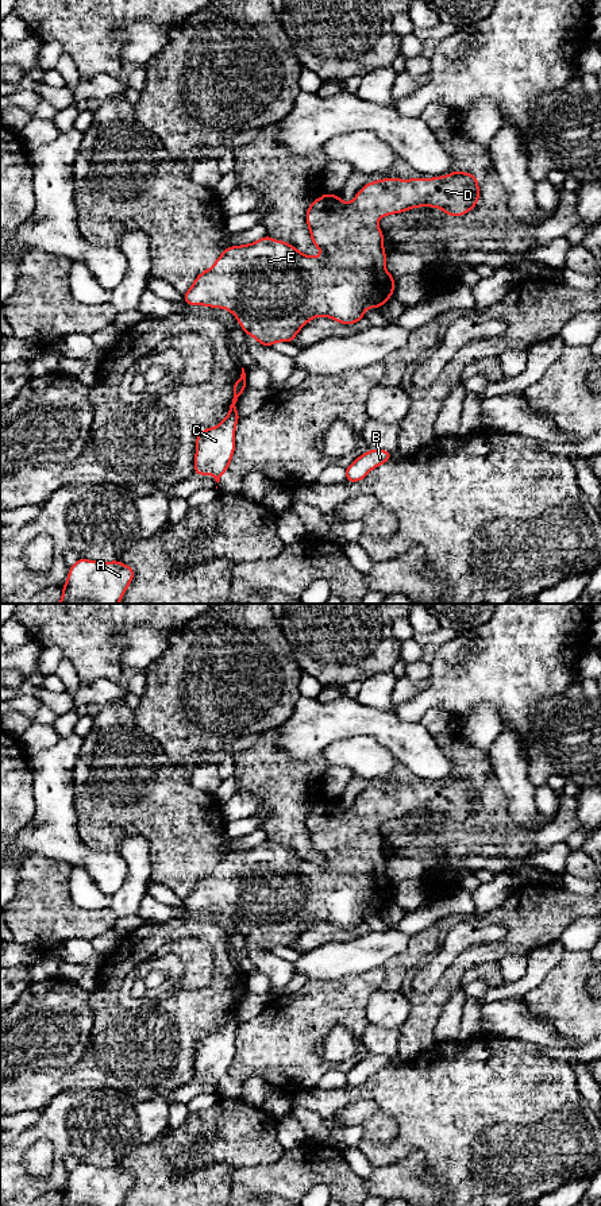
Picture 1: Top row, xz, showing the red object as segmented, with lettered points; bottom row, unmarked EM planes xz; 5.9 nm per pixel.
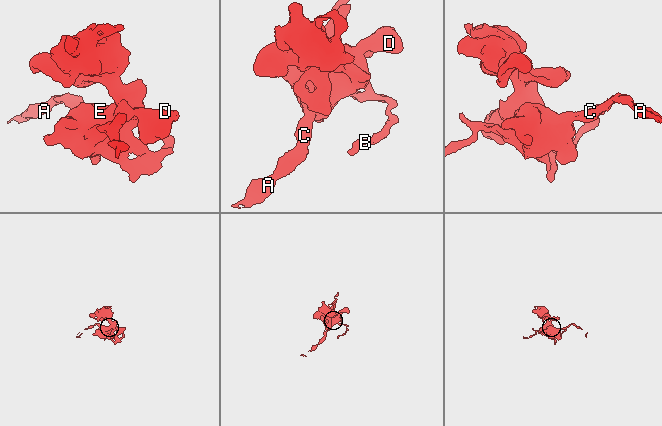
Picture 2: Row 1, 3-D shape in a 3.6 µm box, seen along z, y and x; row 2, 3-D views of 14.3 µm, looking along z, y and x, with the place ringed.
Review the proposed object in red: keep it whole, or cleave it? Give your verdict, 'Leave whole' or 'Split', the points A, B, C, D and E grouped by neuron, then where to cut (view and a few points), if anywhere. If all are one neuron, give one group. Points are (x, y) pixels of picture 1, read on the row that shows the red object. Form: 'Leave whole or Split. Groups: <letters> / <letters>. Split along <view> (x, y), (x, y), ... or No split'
Leave whole. Groups: A B C D E. No split

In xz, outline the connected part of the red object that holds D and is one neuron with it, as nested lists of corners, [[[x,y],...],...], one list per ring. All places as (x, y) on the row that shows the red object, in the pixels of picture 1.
[[[459,170],[431,180],[385,178],[367,182],[351,203],[342,201],[338,194],[325,193],[309,205],[305,215],[312,243],[321,250],[320,257],[308,257],[292,244],[270,236],[263,236],[250,244],[232,246],[223,251],[211,269],[197,276],[192,288],[184,294],[184,301],[190,305],[224,308],[232,312],[242,331],[250,334],[266,348],[274,342],[293,343],[296,334],[317,316],[327,316],[342,324],[355,324],[363,317],[366,308],[381,308],[393,296],[396,278],[385,269],[386,253],[382,247],[385,240],[377,220],[416,207],[435,207],[448,216],[462,216],[473,209],[478,200],[477,177]]]

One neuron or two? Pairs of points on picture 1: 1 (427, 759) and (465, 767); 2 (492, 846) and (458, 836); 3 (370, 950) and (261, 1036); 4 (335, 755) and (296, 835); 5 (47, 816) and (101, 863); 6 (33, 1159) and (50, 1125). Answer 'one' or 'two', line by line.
1: two
2: one
3: two
4: two
5: one
6: two

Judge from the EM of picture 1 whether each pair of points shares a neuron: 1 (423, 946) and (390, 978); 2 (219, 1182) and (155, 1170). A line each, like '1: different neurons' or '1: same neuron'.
1: same neuron
2: same neuron

